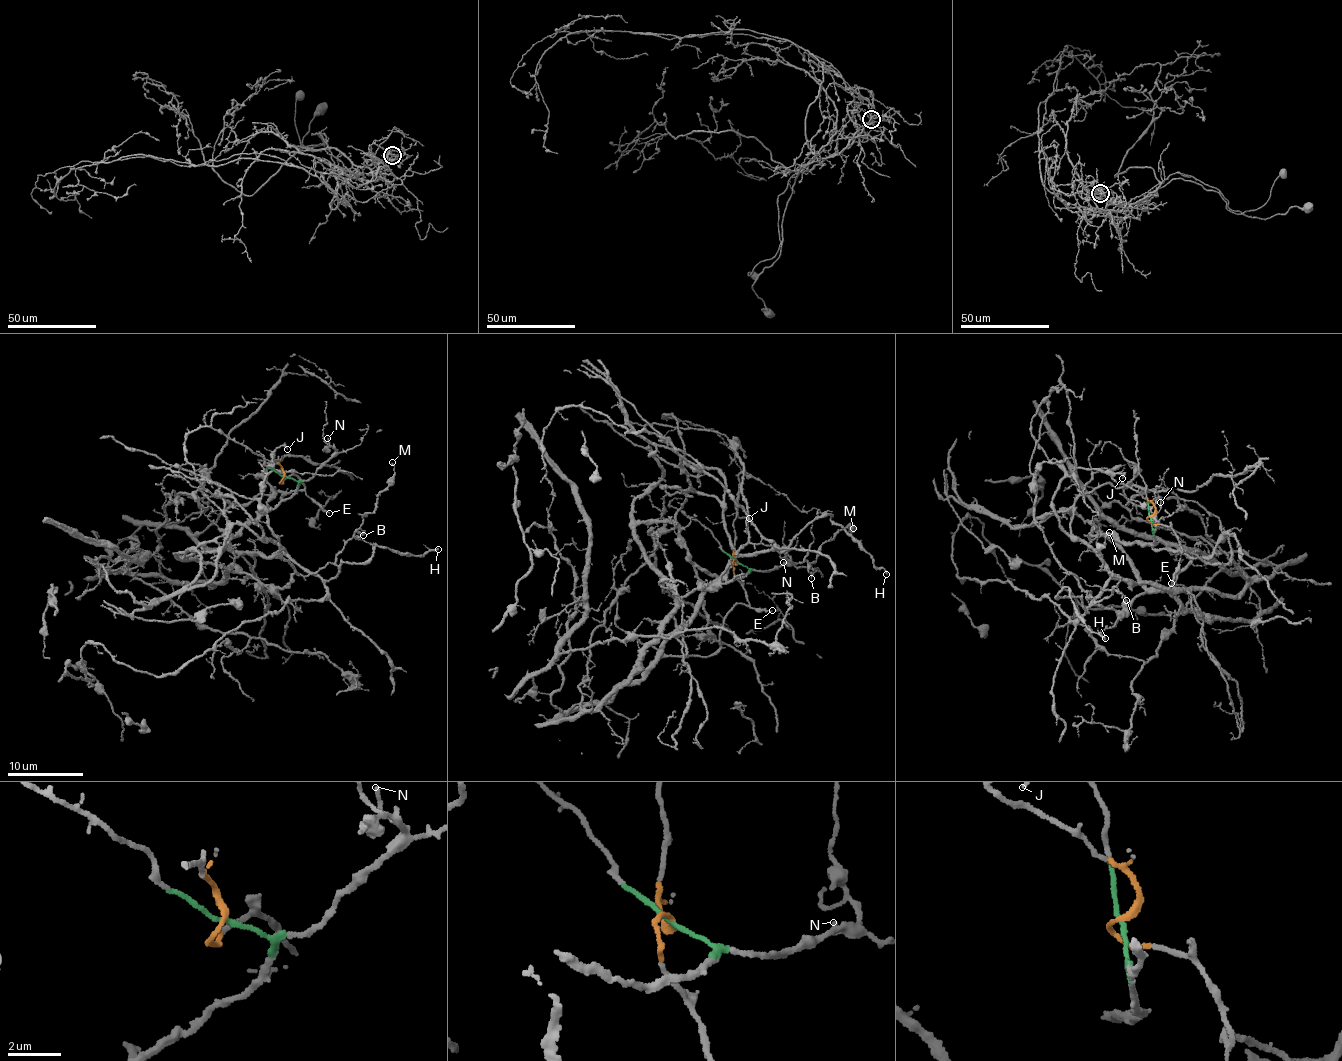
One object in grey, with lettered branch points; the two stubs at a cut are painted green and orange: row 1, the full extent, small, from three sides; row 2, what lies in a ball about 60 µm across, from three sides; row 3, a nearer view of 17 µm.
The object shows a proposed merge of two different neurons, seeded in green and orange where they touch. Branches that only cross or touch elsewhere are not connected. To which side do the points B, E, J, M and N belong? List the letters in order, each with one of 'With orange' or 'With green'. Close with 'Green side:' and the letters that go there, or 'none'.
B: With green
E: With orange
J: With orange
M: With green
N: With green
Green side: B, M, N

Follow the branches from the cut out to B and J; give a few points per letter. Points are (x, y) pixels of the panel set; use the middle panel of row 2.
B: (736, 562), (727, 580), (677, 525), (636, 527), (679, 595), (745, 545), (810, 578)
J: (737, 561), (733, 523), (736, 510), (741, 517), (750, 517)

